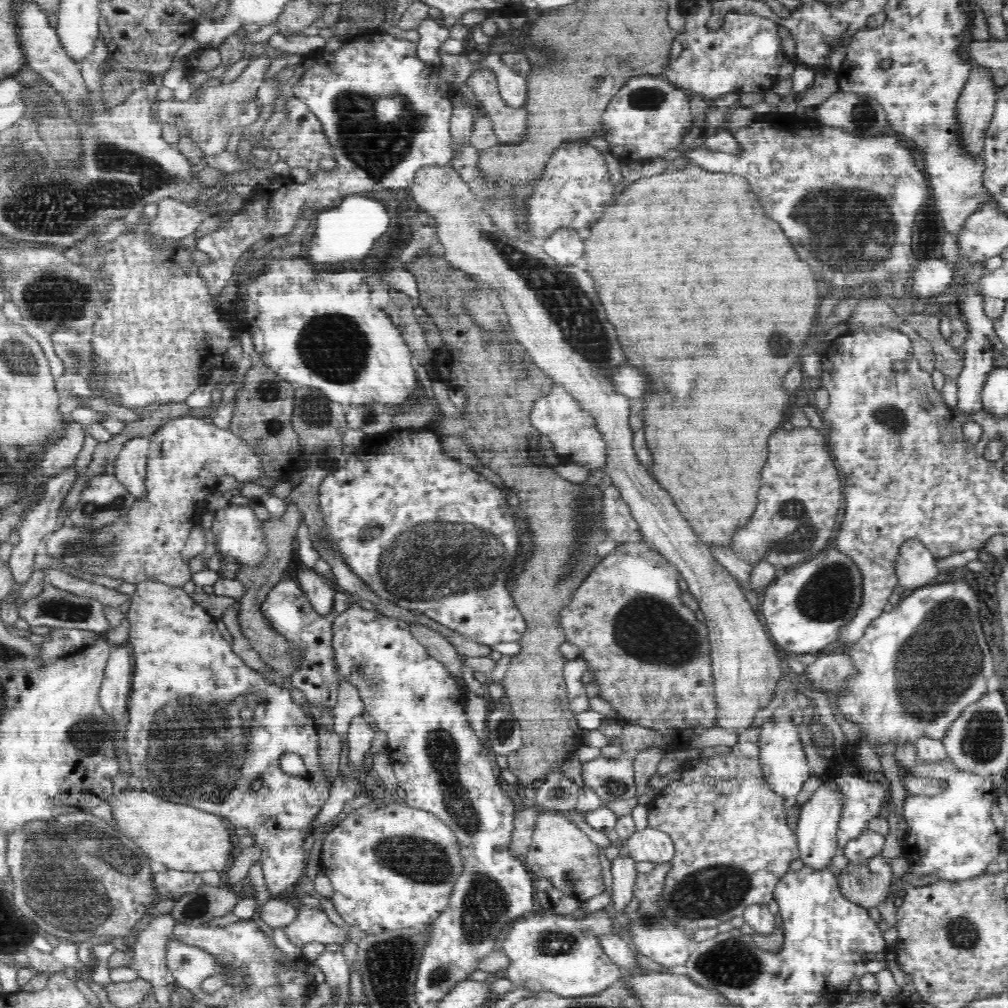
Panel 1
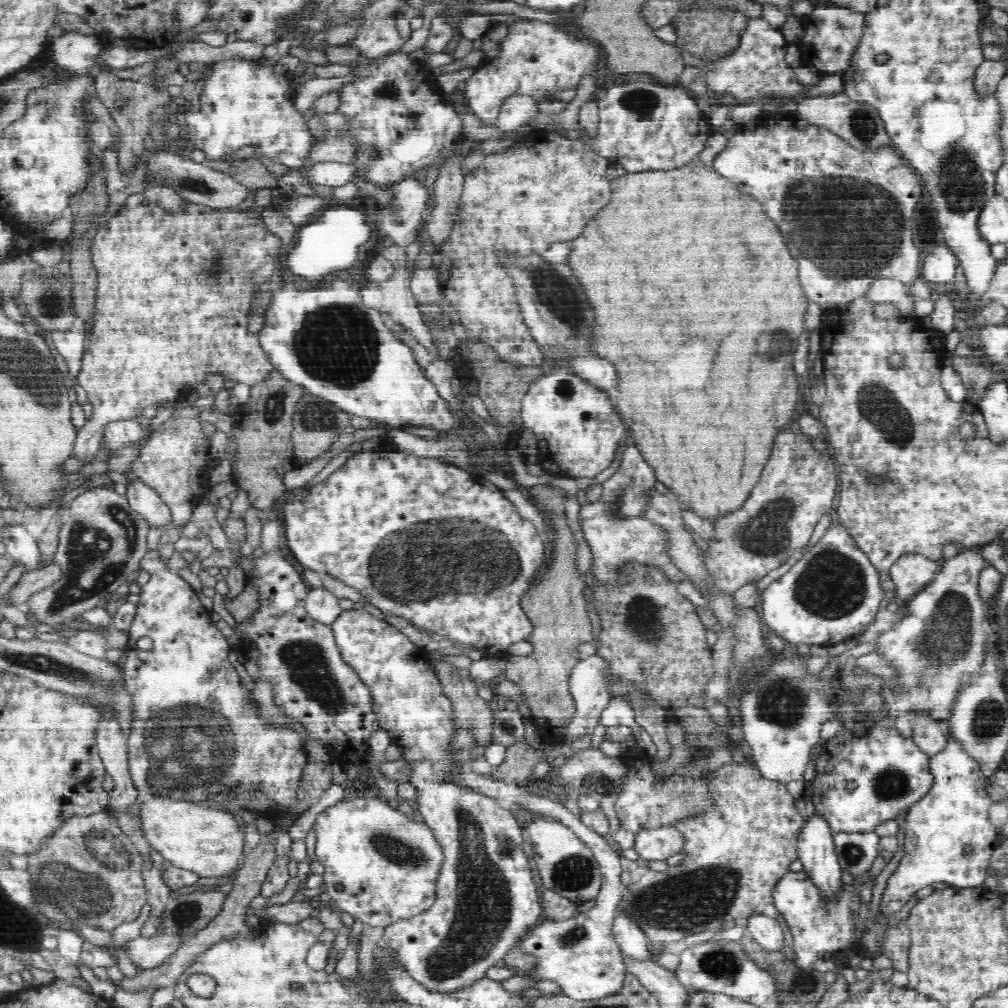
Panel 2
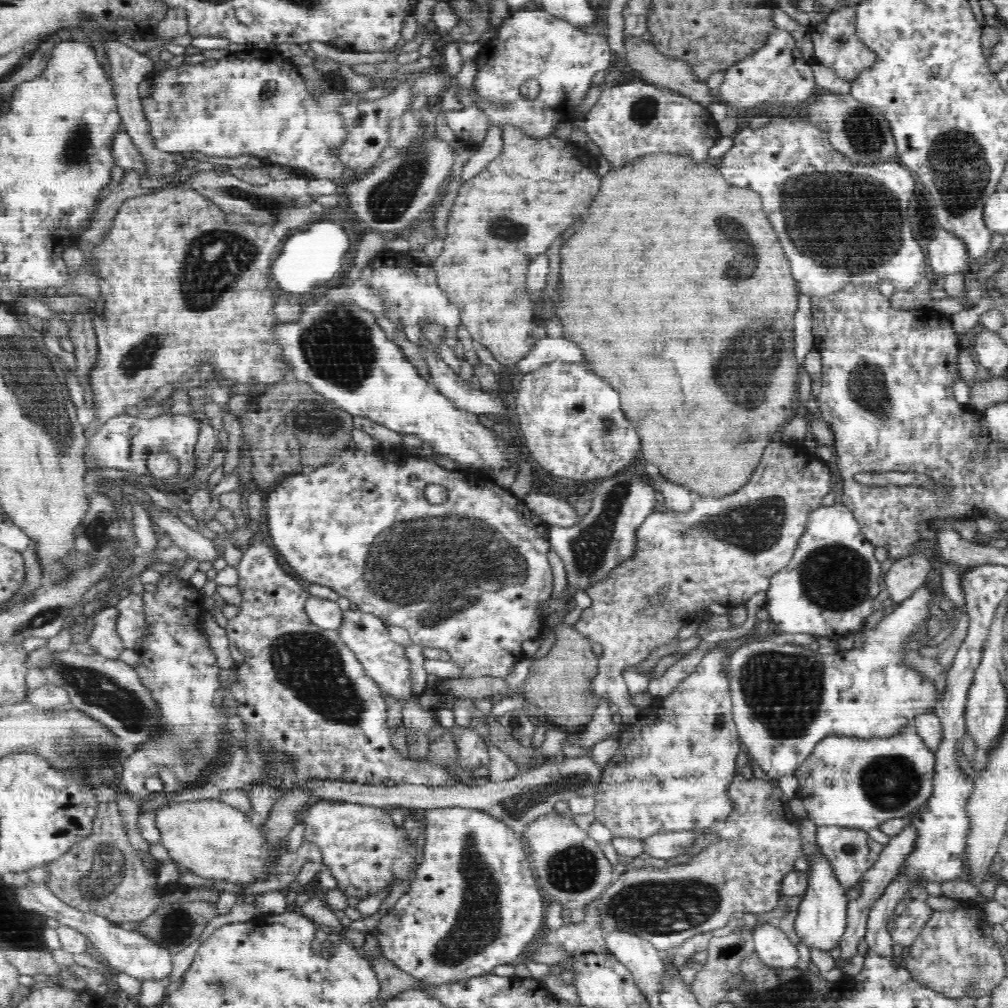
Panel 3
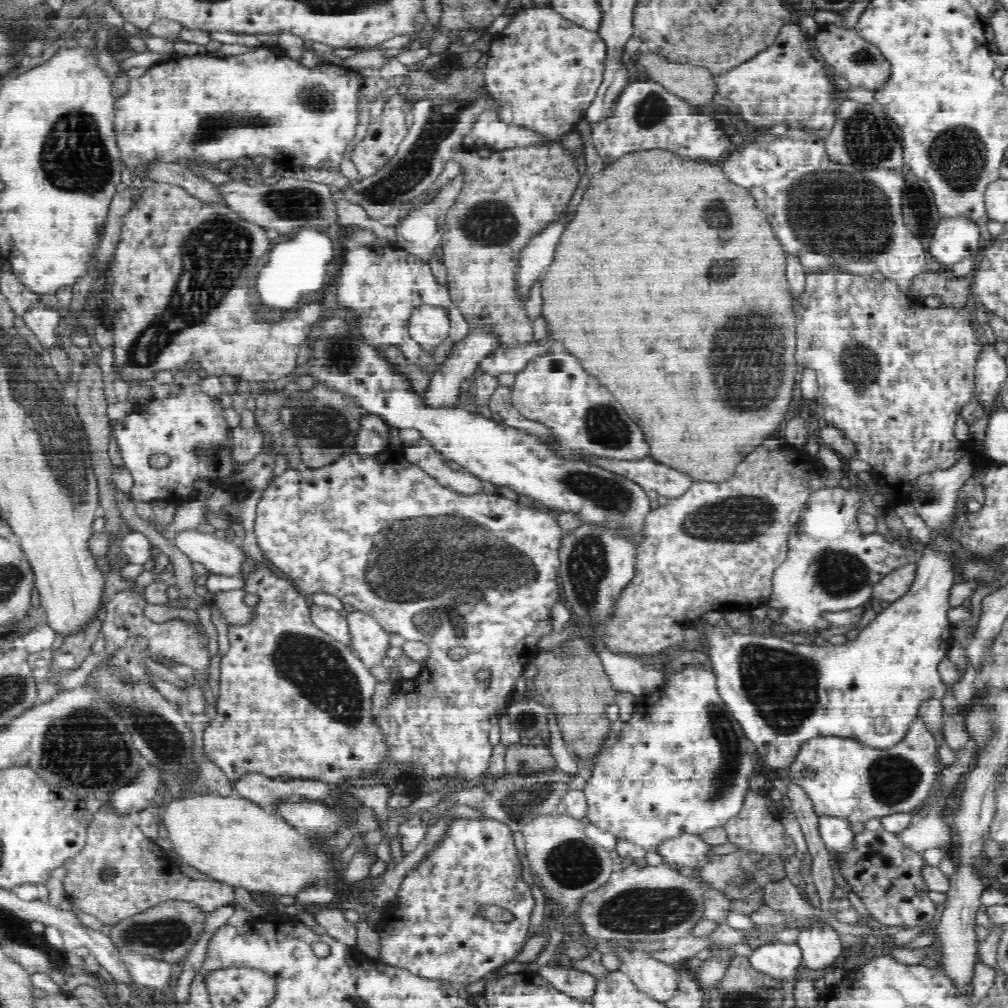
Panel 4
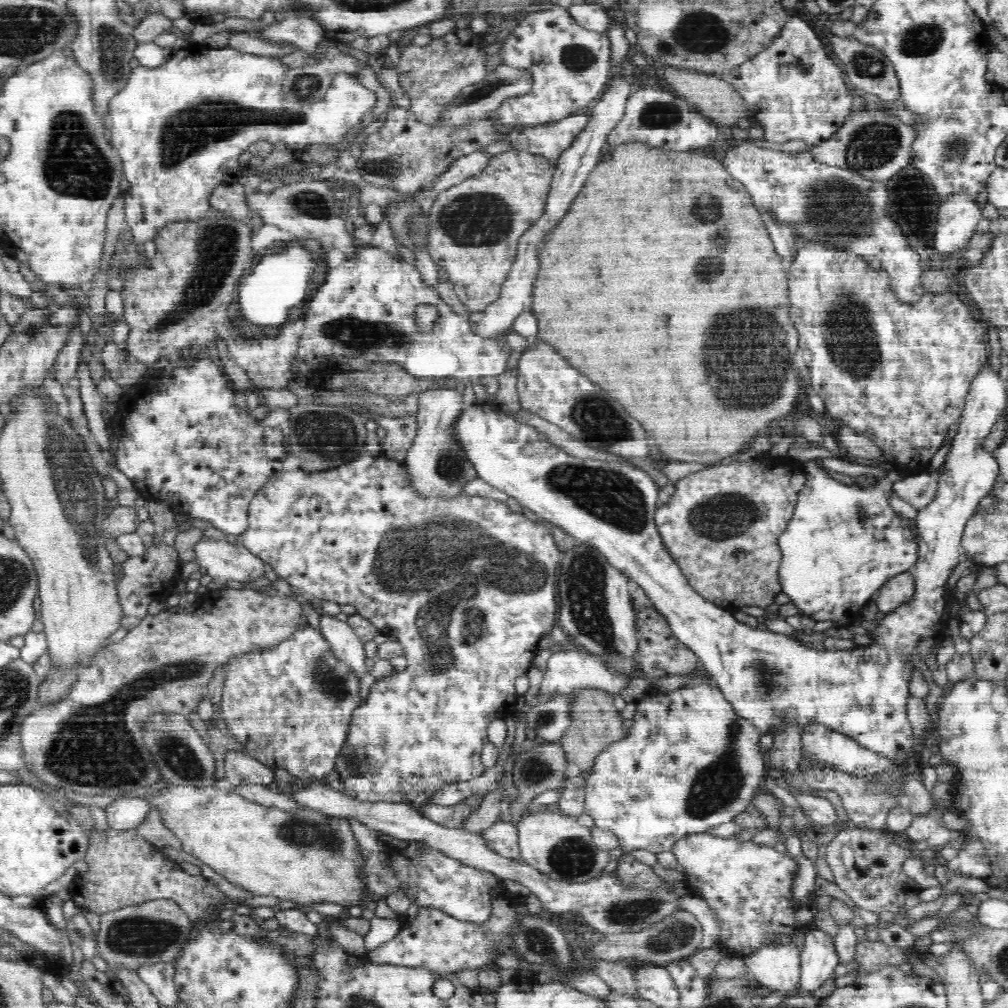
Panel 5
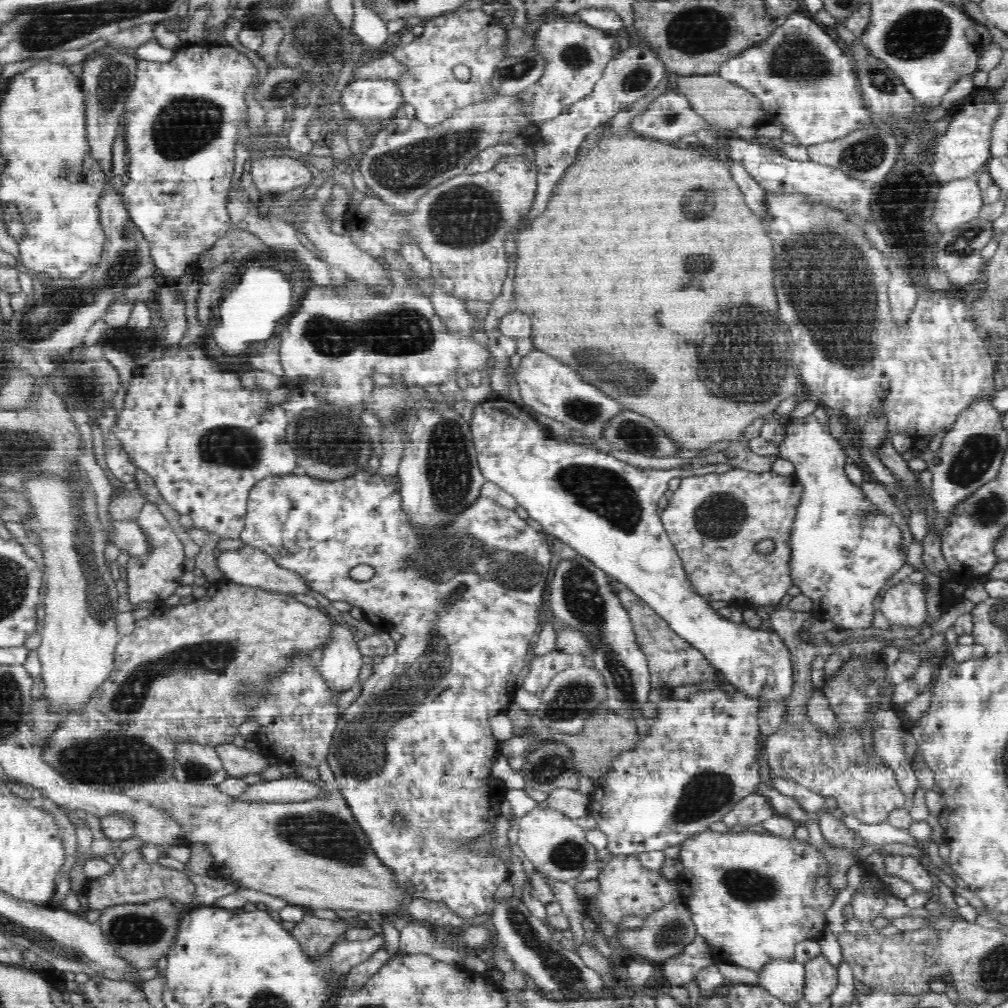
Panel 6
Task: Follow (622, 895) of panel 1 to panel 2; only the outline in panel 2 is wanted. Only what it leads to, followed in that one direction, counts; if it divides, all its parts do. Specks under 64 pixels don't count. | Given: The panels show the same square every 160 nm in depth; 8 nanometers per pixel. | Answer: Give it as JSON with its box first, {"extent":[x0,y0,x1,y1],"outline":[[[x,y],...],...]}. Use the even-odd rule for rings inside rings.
{"extent":[612,909,651,960],"outline":[[[620,909],[615,915],[612,935],[624,956],[635,960],[649,960],[651,958],[649,941],[646,933],[642,932],[636,922],[630,920],[626,913]]]}

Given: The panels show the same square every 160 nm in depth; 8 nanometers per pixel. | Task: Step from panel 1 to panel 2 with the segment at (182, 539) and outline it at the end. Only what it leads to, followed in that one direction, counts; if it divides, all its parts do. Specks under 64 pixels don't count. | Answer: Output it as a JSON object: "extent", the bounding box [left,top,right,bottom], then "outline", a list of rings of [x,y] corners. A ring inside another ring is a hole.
{"extent":[129,418,226,545],"outline":[[[199,418],[166,420],[145,442],[139,457],[129,464],[130,473],[158,493],[173,515],[172,524],[159,526],[162,530],[160,545],[172,544],[182,538],[196,504],[211,490],[210,473],[222,462],[226,452],[226,433],[218,429],[205,434],[200,421]]]}

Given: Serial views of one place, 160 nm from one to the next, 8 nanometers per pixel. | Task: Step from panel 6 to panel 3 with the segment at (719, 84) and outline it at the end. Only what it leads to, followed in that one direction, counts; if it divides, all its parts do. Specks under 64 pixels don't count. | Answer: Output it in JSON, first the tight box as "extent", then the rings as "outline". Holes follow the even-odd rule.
{"extent":[623,36,713,106],"outline":[[[623,36],[623,44],[626,49],[626,69],[637,70],[641,74],[641,80],[647,83],[653,83],[657,87],[666,87],[688,97],[694,102],[699,102],[702,106],[709,106],[713,102],[712,93],[706,82],[696,78],[696,71],[688,62],[682,59],[666,57],[658,52],[658,48],[651,42],[642,40],[641,37]]]}

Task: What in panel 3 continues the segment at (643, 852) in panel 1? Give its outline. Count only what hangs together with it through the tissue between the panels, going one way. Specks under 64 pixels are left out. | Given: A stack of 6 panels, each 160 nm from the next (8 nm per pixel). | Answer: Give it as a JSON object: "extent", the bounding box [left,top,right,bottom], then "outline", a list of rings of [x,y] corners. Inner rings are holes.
{"extent":[644,831,697,859],"outline":[[[694,831],[656,834],[644,840],[644,853],[656,859],[682,858],[697,838]]]}

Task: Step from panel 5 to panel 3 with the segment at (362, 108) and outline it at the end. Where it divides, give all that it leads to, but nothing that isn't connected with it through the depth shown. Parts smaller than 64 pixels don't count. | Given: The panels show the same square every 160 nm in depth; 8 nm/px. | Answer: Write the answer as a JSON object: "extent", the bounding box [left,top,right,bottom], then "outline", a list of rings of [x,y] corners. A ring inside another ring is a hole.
{"extent":[139,47,350,182],"outline":[[[251,47],[248,51],[237,52],[225,58],[215,60],[206,59],[202,63],[195,65],[174,66],[165,70],[157,70],[149,73],[145,78],[146,86],[142,86],[142,98],[139,98],[142,116],[147,122],[147,134],[151,138],[154,148],[162,152],[182,153],[189,155],[192,151],[202,152],[210,158],[242,158],[242,154],[250,155],[250,158],[261,159],[262,164],[280,164],[292,168],[296,176],[313,176],[314,178],[326,178],[330,182],[346,182],[350,171],[347,166],[339,160],[339,150],[342,144],[349,138],[349,128],[344,121],[340,108],[349,105],[350,98],[346,98],[346,82],[340,74],[330,75],[330,73],[318,74],[318,78],[306,78],[306,74],[300,74],[298,68],[292,64],[288,58],[278,53],[277,49],[258,49]]]}

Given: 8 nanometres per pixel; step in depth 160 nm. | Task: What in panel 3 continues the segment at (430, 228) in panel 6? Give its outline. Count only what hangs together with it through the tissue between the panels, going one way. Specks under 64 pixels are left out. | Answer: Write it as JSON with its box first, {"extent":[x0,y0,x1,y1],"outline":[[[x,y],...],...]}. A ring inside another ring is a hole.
{"extent":[430,125,598,365],"outline":[[[512,125],[502,126],[502,152],[494,159],[486,168],[478,175],[470,180],[464,181],[459,188],[453,206],[449,212],[449,219],[447,221],[447,235],[442,240],[444,243],[442,252],[435,261],[430,262],[433,269],[437,273],[437,285],[445,291],[449,301],[459,308],[460,316],[462,317],[462,324],[468,329],[468,333],[474,341],[478,341],[492,353],[502,365],[516,365],[519,360],[522,360],[526,354],[531,350],[532,346],[542,338],[548,336],[540,329],[540,324],[535,316],[535,309],[530,294],[528,294],[527,284],[527,270],[530,262],[539,254],[545,253],[556,238],[560,238],[572,224],[576,224],[578,220],[586,218],[586,210],[590,208],[590,202],[594,202],[594,194],[598,194],[598,176],[595,159],[593,153],[587,152],[584,148],[575,146],[570,141],[564,141],[557,137],[544,137],[535,139],[529,134],[522,132],[522,130],[513,127]]]}

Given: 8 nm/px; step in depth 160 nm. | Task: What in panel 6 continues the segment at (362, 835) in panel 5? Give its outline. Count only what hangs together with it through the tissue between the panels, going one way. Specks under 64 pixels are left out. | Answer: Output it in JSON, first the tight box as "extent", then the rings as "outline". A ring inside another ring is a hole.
{"extent":[239,466,552,922],"outline":[[[367,466],[358,470],[352,478],[346,478],[345,481],[326,481],[307,475],[296,476],[296,474],[288,477],[264,478],[249,492],[245,527],[239,538],[245,545],[269,554],[282,568],[299,572],[311,590],[316,590],[328,600],[344,600],[353,607],[360,608],[363,618],[372,626],[378,629],[394,628],[402,634],[396,652],[392,656],[382,657],[381,662],[372,663],[373,669],[370,670],[370,676],[360,684],[360,693],[354,702],[342,712],[335,727],[326,761],[333,772],[335,778],[333,783],[336,789],[341,791],[350,811],[353,812],[354,819],[362,827],[366,836],[369,836],[370,844],[374,852],[377,852],[378,859],[397,874],[402,890],[408,894],[406,882],[410,882],[412,899],[426,898],[432,902],[444,902],[456,916],[471,922],[475,916],[489,912],[494,894],[500,884],[508,879],[508,866],[500,860],[498,850],[496,850],[496,856],[492,858],[480,858],[481,854],[475,854],[469,847],[475,844],[474,841],[490,837],[486,835],[486,832],[494,834],[494,822],[501,816],[500,807],[503,795],[492,796],[486,790],[486,784],[490,778],[490,766],[500,754],[500,742],[492,736],[489,718],[503,713],[512,704],[516,692],[516,676],[524,668],[528,655],[531,654],[532,645],[538,635],[536,630],[542,626],[538,618],[542,612],[542,598],[544,598],[546,588],[549,588],[548,582],[552,576],[551,538],[544,532],[532,529],[514,509],[504,508],[490,498],[480,496],[474,504],[462,512],[462,518],[458,518],[458,522],[450,526],[448,534],[444,534],[446,530],[442,530],[436,538],[414,542],[414,538],[410,538],[410,526],[406,526],[406,513],[402,510],[402,501],[399,500],[401,496],[398,491],[400,489],[399,478],[397,476],[383,478],[378,471],[371,476],[366,470]],[[358,564],[368,564],[374,568],[375,573],[370,580],[356,581],[350,577],[350,570]],[[442,564],[446,566],[446,570],[450,570],[450,582],[438,582],[438,586],[434,586],[434,582],[426,582],[426,578],[418,578],[418,570],[414,570],[414,566],[442,566]],[[396,812],[402,817],[400,824],[395,822]]]}

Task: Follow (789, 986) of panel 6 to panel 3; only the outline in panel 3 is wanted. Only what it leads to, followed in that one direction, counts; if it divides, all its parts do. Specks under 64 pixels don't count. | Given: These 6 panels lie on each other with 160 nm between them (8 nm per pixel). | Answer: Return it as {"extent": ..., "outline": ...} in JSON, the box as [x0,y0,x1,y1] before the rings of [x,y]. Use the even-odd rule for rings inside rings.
{"extent":[751,921,798,968],"outline":[[[758,921],[751,932],[756,946],[755,953],[764,964],[776,968],[790,968],[798,965],[797,946],[792,944],[778,926]]]}

